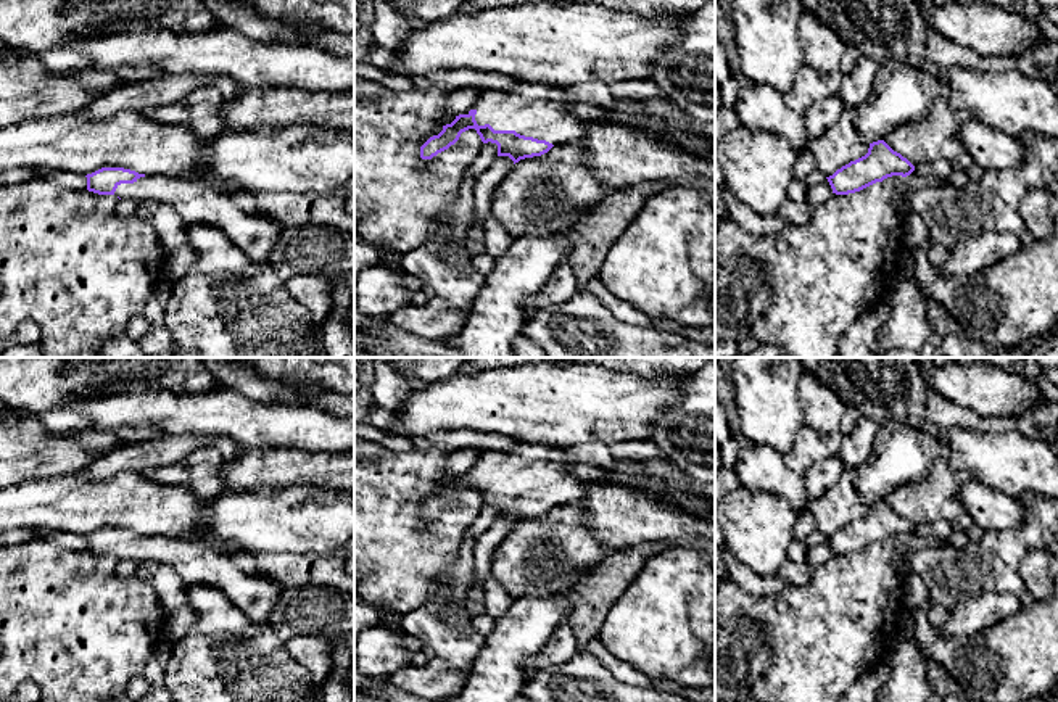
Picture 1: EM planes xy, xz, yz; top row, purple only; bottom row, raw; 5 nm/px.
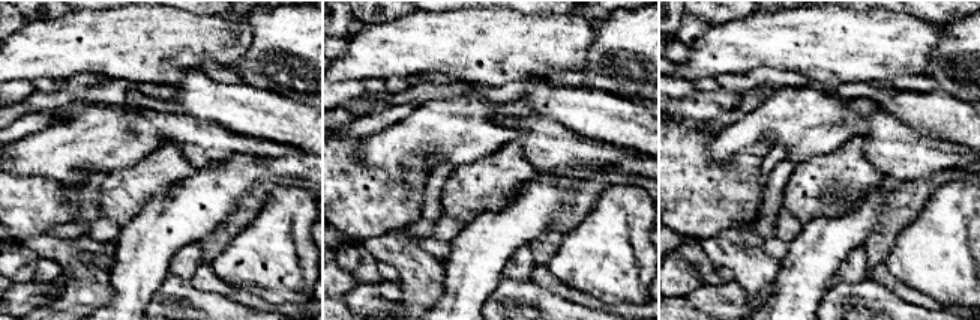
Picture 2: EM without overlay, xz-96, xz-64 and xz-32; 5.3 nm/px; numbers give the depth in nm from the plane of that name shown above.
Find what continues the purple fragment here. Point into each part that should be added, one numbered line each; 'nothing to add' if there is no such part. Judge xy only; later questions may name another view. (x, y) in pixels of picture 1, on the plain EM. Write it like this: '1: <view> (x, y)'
1: xy (197, 564)

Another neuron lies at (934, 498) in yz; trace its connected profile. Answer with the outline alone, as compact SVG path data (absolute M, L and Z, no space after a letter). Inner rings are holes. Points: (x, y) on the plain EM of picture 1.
M942 454L923 480L895 488L882 501L913 526L939 520L953 523L965 512L958 493L969 478L968 472L955 470L947 454Z

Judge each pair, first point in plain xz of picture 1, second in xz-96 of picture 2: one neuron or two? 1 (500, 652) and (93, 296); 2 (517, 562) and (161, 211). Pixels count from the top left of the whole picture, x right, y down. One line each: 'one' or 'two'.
1: two
2: two

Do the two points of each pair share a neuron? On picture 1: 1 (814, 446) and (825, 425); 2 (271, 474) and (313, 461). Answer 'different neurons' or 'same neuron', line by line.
1: different neurons
2: same neuron

